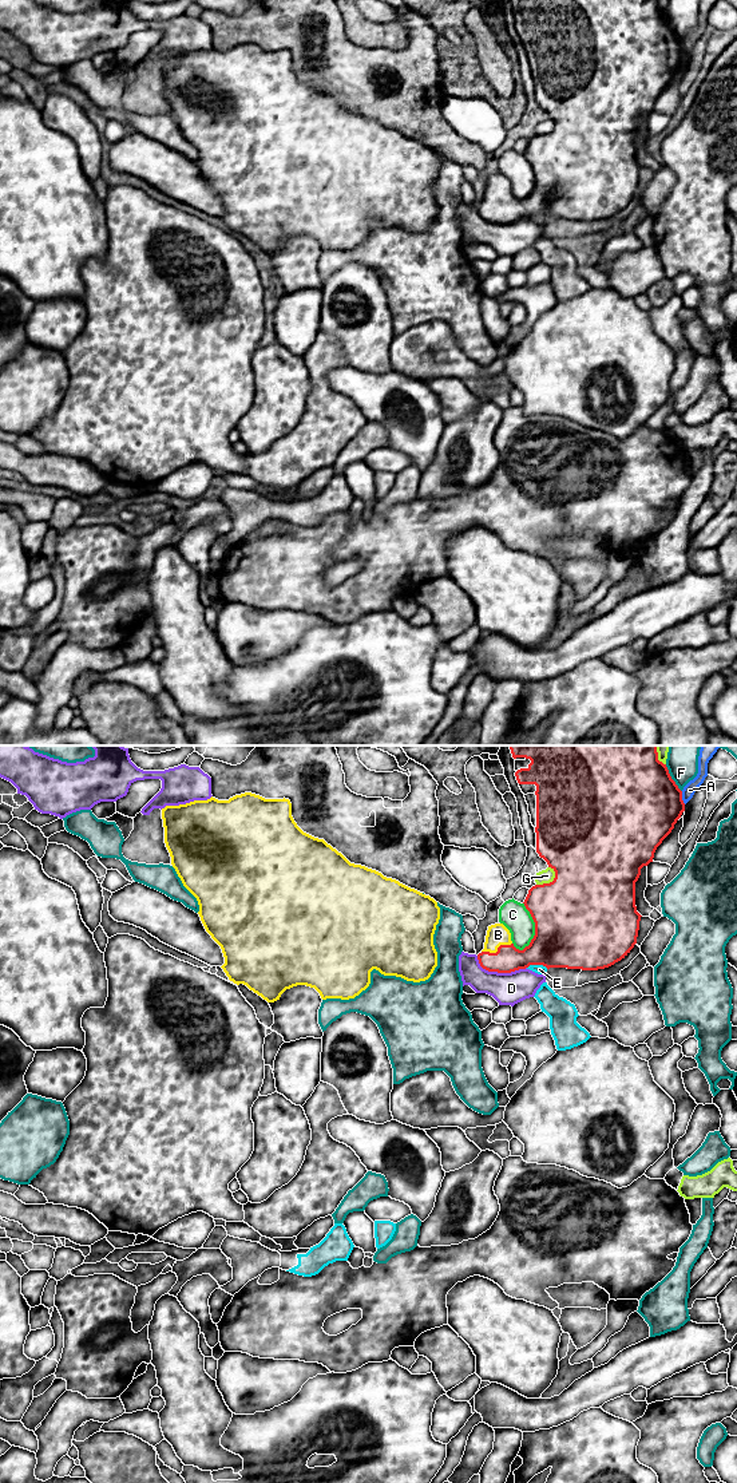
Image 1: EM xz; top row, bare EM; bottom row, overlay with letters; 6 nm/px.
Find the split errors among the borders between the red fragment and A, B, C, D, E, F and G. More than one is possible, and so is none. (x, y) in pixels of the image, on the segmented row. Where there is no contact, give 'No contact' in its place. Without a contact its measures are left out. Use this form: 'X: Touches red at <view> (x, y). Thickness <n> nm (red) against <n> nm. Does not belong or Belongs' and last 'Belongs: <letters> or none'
A: Touches red at xz (681, 798). Thickness 480 nm (red) against 70 nm. Does not belong
B: Touches red at xz (498, 950). Thickness 160 nm (red) against 130 nm. Belongs
C: Touches red at xz (535, 928). Thickness 500 nm (red) against 170 nm. Does not belong
D: Touches red at xz (499, 972). Thickness 160 nm (red) against 190 nm. Does not belong
E: Touches red at xz (538, 964). Thickness 400 nm (red) against 60 nm. Does not belong
F: Touches red at xz (670, 778). Thickness 500 nm (red) against 190 nm. Does not belong
G: Touches red at xz (550, 882). Thickness 500 nm (red) against 90 nm. Does not belong
Belongs: B

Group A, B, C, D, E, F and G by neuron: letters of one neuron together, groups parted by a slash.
A / B / C / D / E / F / G

